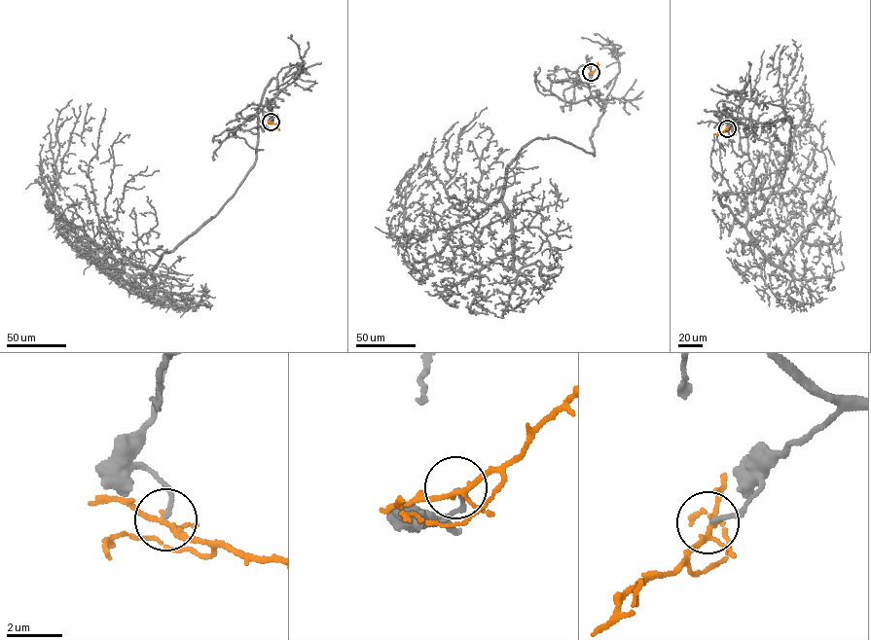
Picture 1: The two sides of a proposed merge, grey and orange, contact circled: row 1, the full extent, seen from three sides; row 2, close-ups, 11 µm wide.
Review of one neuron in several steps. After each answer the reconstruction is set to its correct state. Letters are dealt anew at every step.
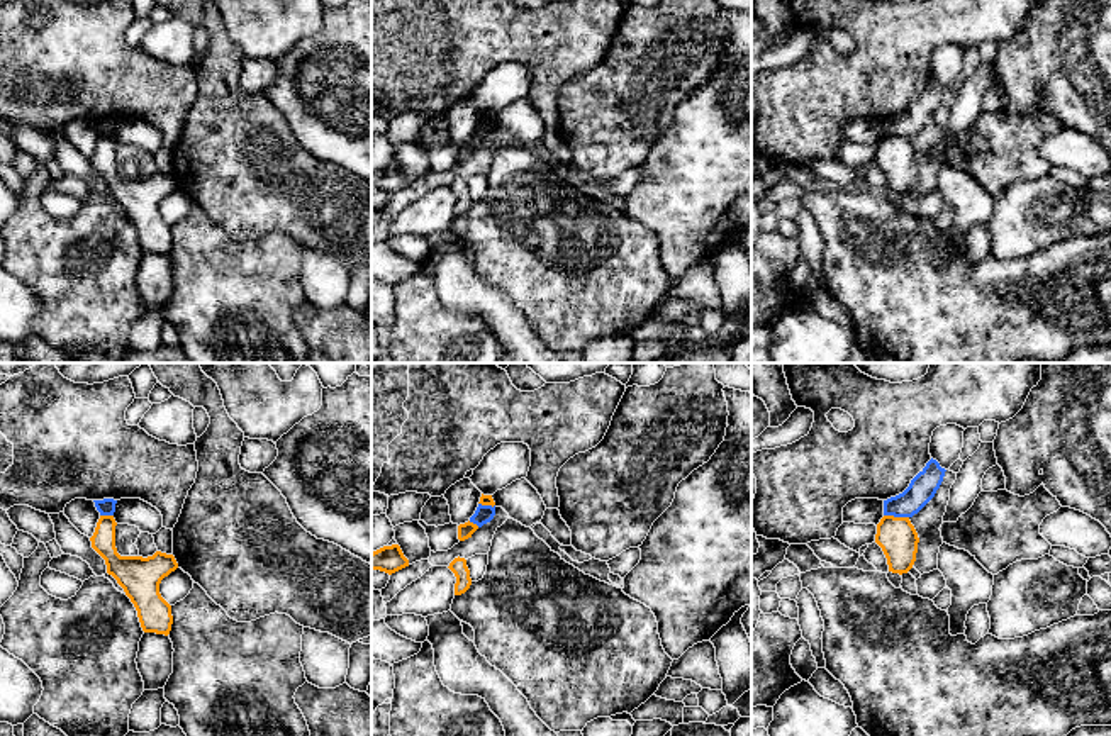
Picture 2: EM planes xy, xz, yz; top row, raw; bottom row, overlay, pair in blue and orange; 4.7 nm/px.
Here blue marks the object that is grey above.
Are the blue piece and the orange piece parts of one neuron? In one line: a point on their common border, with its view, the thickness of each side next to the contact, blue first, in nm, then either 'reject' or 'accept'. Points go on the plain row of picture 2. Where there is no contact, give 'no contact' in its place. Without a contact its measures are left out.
contact yz (896, 136); calibres 130 and 190 nm; reject

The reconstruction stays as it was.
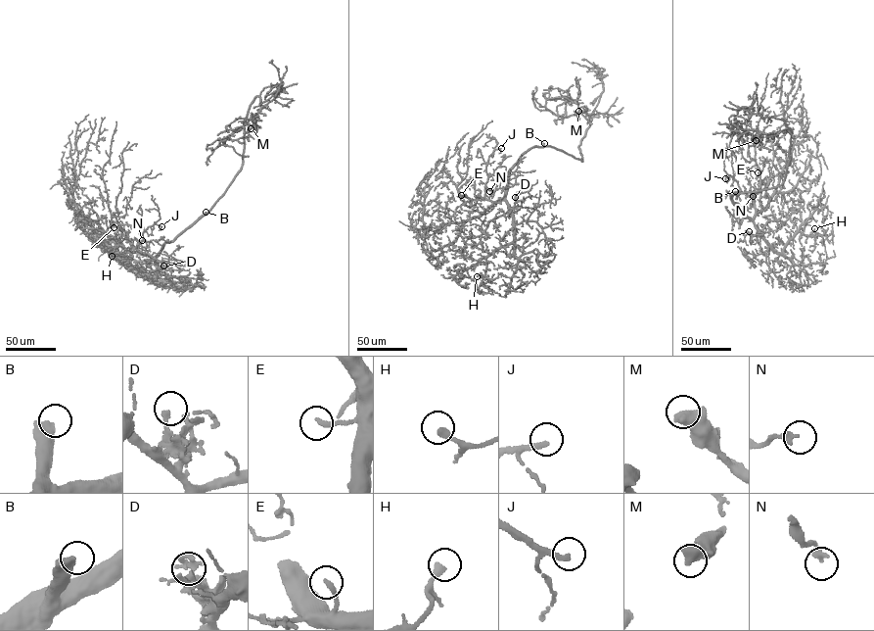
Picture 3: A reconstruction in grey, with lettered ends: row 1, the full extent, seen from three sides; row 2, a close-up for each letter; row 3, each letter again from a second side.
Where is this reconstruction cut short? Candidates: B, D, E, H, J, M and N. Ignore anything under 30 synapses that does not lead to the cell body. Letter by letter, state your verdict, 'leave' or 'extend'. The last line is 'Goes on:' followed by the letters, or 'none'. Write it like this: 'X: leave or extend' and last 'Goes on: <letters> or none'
B: extend
D: leave
E: leave
H: leave
J: extend
M: leave
N: leave
Goes on: B, J

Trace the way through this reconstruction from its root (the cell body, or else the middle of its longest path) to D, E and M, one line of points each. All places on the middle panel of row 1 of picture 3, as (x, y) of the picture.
D: (528, 150), (509, 172), (505, 199), (511, 210), (515, 197)
E: (528, 150), (509, 172), (502, 198), (493, 201), (461, 195)
M: (528, 150), (551, 146), (581, 161), (578, 146), (590, 118), (576, 114), (578, 111)

